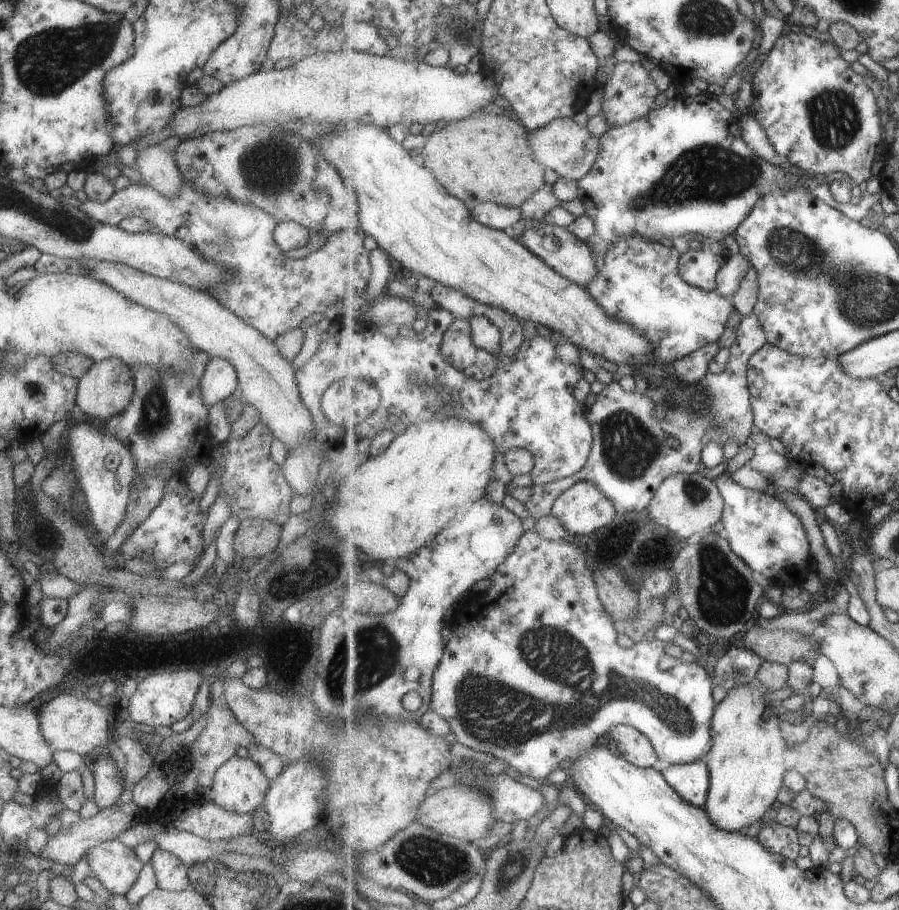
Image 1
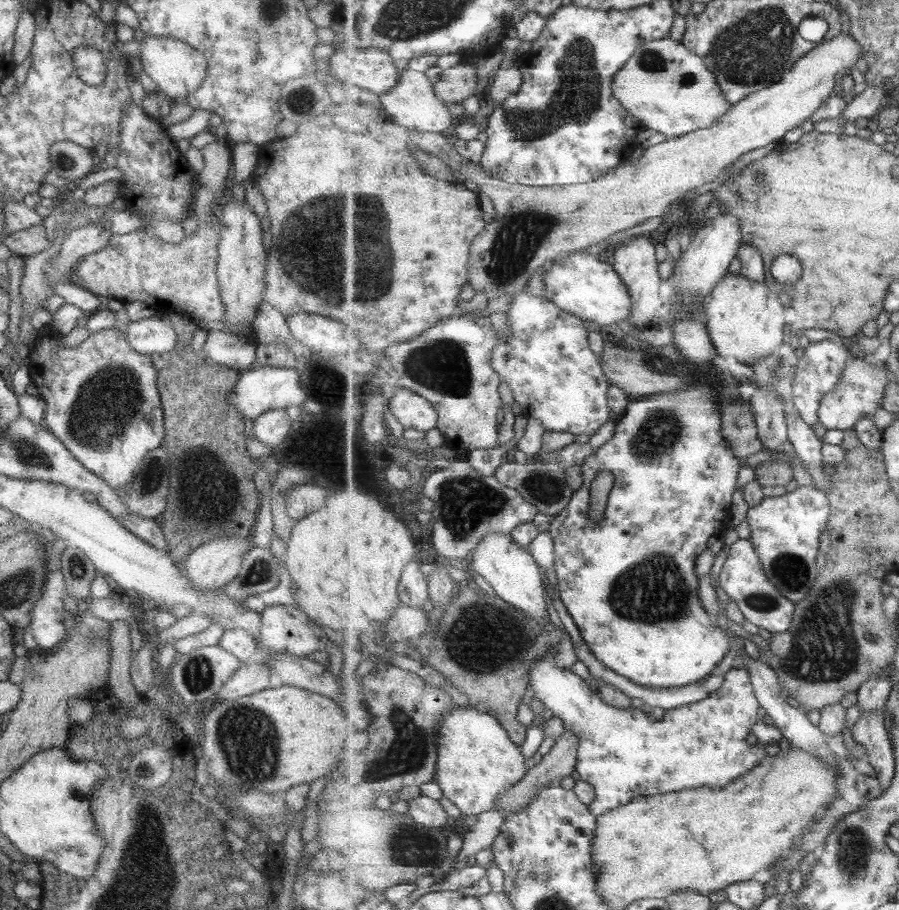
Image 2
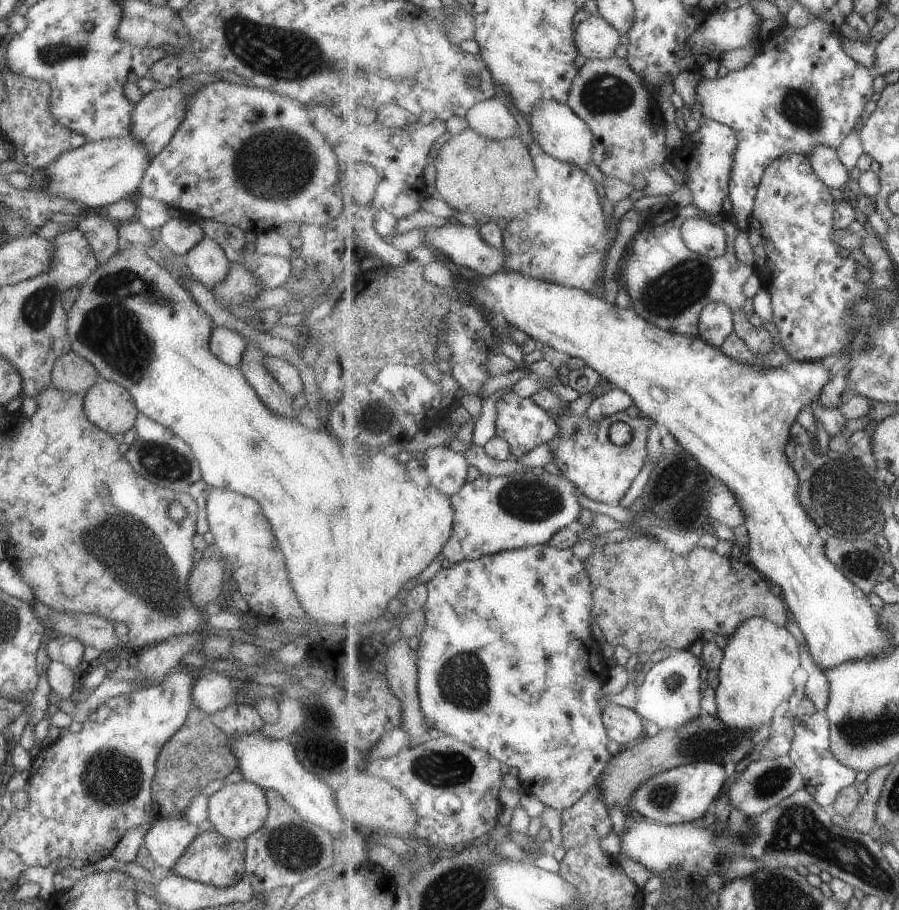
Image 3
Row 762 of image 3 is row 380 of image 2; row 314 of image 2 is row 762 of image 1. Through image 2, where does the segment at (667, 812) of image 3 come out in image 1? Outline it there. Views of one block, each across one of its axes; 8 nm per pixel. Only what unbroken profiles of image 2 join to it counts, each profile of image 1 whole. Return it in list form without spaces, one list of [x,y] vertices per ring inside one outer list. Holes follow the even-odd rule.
[[[705,761],[664,765],[666,779],[685,800],[705,808],[709,800],[712,774]]]

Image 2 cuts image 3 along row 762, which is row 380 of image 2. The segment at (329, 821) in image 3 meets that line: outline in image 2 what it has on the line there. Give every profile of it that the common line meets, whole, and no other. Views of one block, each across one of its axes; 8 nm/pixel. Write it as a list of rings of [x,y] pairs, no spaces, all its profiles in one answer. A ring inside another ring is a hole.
[[[257,365],[241,372],[235,389],[229,396],[229,403],[239,410],[239,414],[242,413],[245,418],[250,418],[252,421],[267,410],[299,408],[307,397],[299,374],[300,372],[294,369]]]

